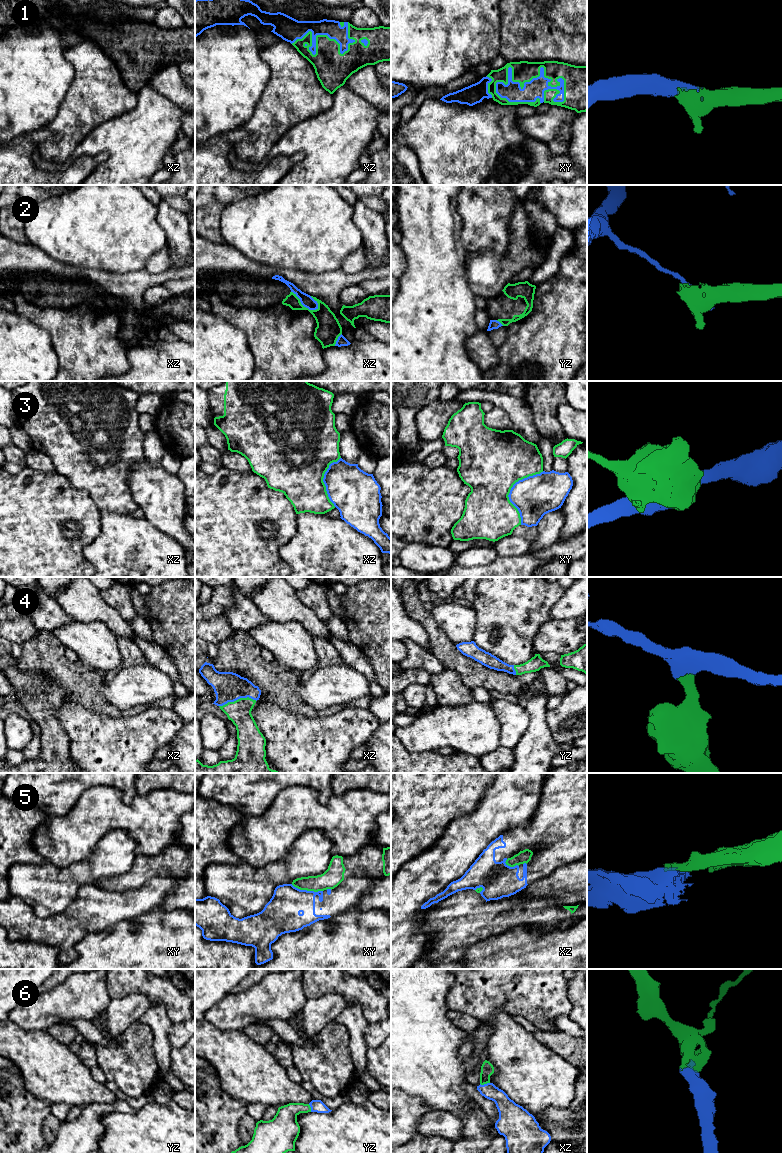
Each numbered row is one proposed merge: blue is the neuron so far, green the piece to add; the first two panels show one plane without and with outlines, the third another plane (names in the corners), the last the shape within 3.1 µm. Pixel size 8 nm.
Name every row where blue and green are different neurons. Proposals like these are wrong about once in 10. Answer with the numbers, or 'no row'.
2, 3, 5

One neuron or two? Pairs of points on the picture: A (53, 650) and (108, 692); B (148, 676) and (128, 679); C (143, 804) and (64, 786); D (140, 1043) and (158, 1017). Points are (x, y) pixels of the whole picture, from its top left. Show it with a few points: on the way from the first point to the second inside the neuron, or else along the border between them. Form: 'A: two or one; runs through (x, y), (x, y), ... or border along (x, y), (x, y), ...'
A: two; border along (103, 681), (101, 695), (115, 707)
B: one; runs through (143, 679), (133, 679)
C: two; border along (112, 787), (122, 793), (125, 804), (138, 794)
D: two; border along (139, 1020), (146, 1023), (151, 1029), (154, 1050)

